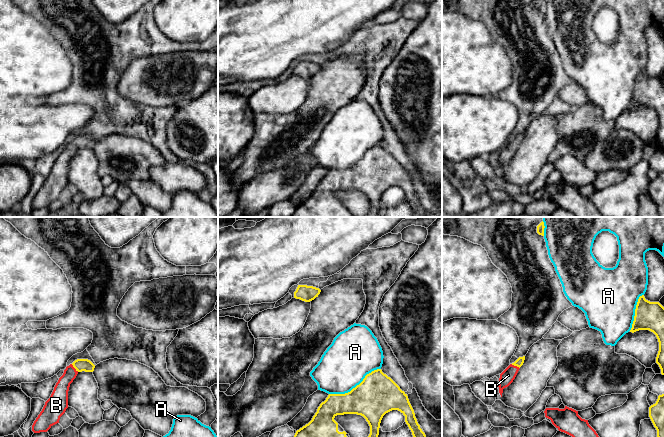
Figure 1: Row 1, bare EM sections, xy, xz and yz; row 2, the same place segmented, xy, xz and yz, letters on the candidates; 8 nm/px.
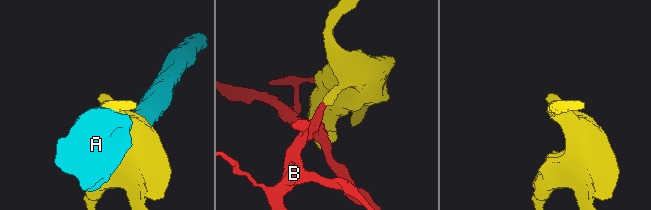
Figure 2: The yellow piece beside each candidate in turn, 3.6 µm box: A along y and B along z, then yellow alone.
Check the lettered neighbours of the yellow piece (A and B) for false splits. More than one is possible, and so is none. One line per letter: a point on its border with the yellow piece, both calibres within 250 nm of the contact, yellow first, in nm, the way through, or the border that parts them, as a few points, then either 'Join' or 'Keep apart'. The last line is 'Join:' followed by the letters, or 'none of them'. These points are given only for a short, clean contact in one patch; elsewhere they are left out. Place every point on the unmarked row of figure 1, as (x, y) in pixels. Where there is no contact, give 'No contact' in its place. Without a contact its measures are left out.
A: Touches yellow at xz (356, 162). Thickness 320 nm (yellow) against 380 nm. Keep apart
B: Touches yellow at xy (75, 144). Thickness 100 nm (yellow) against 130 nm. Path across: xy (80, 141), (75, 144), (64, 157), (60, 169). Join
Join: B

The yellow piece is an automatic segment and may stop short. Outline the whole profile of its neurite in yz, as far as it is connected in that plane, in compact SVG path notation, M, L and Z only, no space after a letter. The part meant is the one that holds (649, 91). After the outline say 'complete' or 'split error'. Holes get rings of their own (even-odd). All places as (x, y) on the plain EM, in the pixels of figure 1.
M644 71L638 75L630 108L639 106L649 106L656 111L659 118L656 139L664 151L664 83L659 78L646 76Z; complete

